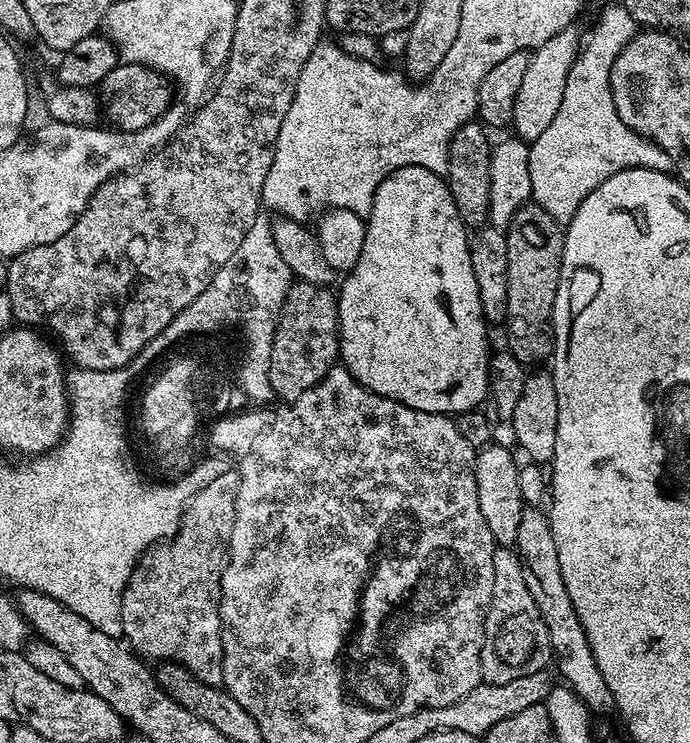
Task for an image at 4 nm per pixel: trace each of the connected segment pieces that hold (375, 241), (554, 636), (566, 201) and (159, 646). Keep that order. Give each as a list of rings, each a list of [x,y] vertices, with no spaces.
[[[402,166],[394,170],[378,186],[374,194],[372,211],[366,217],[364,225],[364,241],[362,242],[362,255],[352,271],[343,277],[339,285],[336,313],[340,319],[340,355],[343,367],[348,373],[374,394],[397,400],[399,404],[410,406],[414,410],[423,412],[437,412],[443,416],[471,412],[479,409],[488,398],[488,331],[489,325],[482,314],[482,302],[478,298],[478,282],[474,282],[474,266],[470,262],[468,249],[469,229],[462,222],[458,214],[458,206],[454,206],[454,198],[448,189],[448,181],[441,173],[431,172],[422,166]]]
[[[532,506],[525,507],[522,522],[518,524],[518,538],[514,551],[520,558],[522,574],[526,578],[526,587],[534,597],[534,606],[538,606],[542,622],[546,622],[554,665],[556,664],[561,678],[564,679],[561,681],[572,689],[572,693],[586,705],[589,713],[608,711],[611,713],[614,708],[612,695],[606,686],[606,678],[602,678],[594,662],[586,630],[582,630],[582,622],[574,610],[574,602],[570,602],[566,582],[562,582],[562,570],[558,566],[558,546],[554,546],[552,527],[547,515],[541,509],[539,512]]]
[[[622,4],[603,10],[600,24],[587,36],[566,78],[562,106],[554,114],[554,122],[542,134],[537,150],[529,154],[531,199],[550,218],[567,222],[574,218],[578,206],[586,202],[586,194],[598,190],[606,178],[614,178],[620,170],[645,168],[671,173],[670,154],[666,154],[645,136],[640,136],[630,126],[618,120],[614,110],[614,98],[610,90],[610,70],[614,59],[635,38],[638,31],[636,20]]]
[[[231,470],[203,486],[184,507],[180,528],[171,540],[153,547],[140,557],[122,598],[120,632],[127,647],[144,662],[171,662],[187,668],[201,684],[215,685],[224,678],[224,651],[220,637],[220,583],[228,565],[228,543],[234,530],[240,473]]]

